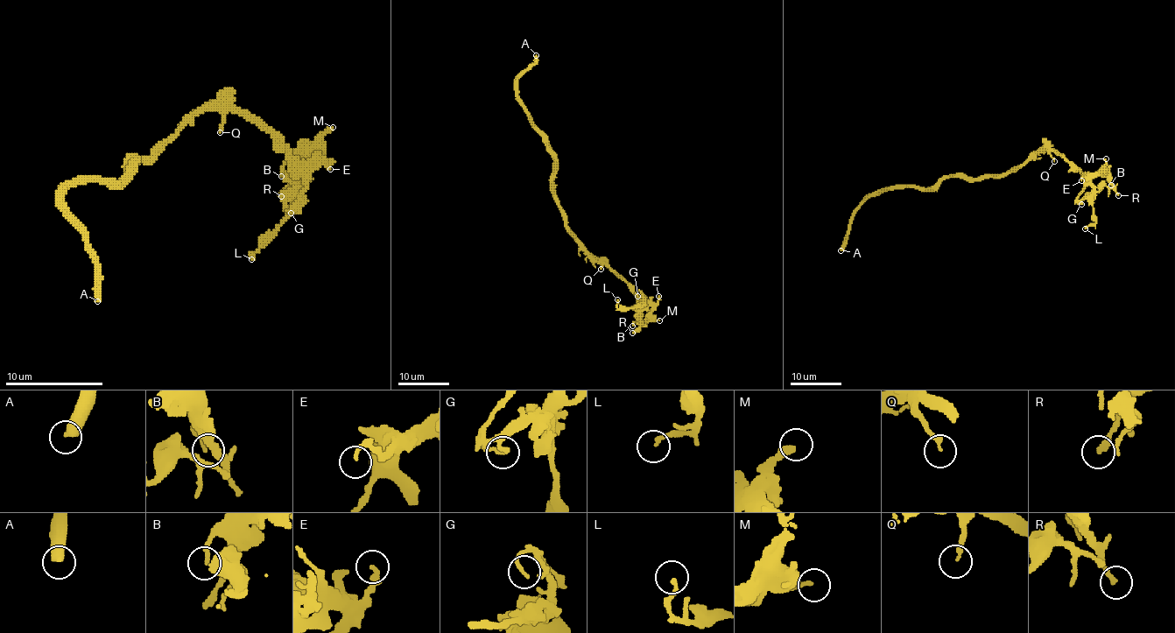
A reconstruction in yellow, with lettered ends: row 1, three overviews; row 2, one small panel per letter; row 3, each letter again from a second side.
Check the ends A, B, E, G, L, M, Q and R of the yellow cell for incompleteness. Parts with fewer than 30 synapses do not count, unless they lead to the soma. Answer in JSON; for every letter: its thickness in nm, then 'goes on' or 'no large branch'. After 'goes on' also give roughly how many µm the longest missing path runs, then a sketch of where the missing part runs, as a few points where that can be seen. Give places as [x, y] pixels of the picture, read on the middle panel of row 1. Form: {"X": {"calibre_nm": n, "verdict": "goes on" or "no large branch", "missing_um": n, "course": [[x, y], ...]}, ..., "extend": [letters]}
{"A": {"calibre_nm": 460, "verdict": "goes on", "missing_um": 70}, "B": {"calibre_nm": 160, "verdict": "no large branch"}, "E": {"calibre_nm": 160, "verdict": "no large branch"}, "G": {"calibre_nm": 180, "verdict": "no large branch"}, "L": {"calibre_nm": 170, "verdict": "no large branch"}, "M": {"calibre_nm": 220, "verdict": "no large branch"}, "Q": {"calibre_nm": 200, "verdict": "no large branch"}, "R": {"calibre_nm": 240, "verdict": "no large branch"}, "extend": ["A"]}

